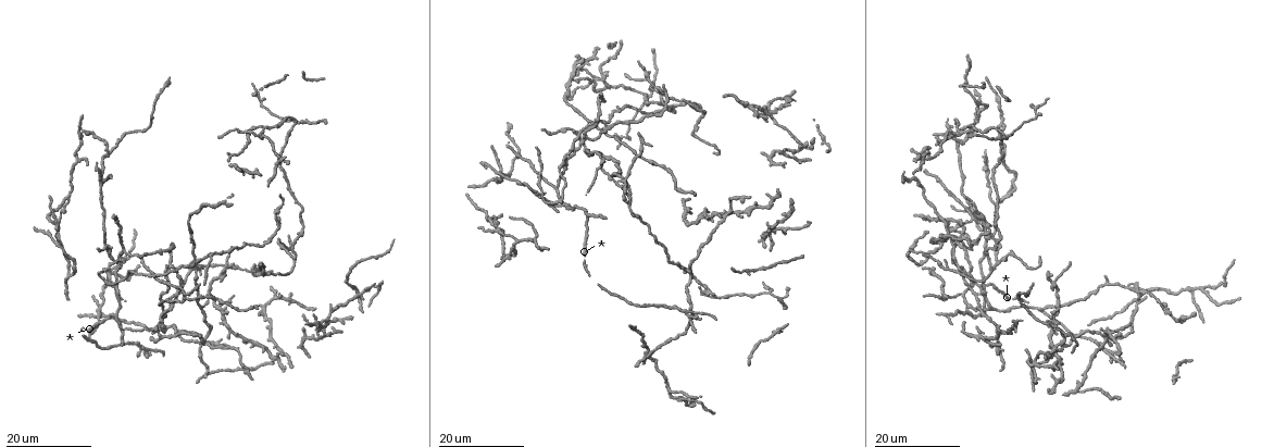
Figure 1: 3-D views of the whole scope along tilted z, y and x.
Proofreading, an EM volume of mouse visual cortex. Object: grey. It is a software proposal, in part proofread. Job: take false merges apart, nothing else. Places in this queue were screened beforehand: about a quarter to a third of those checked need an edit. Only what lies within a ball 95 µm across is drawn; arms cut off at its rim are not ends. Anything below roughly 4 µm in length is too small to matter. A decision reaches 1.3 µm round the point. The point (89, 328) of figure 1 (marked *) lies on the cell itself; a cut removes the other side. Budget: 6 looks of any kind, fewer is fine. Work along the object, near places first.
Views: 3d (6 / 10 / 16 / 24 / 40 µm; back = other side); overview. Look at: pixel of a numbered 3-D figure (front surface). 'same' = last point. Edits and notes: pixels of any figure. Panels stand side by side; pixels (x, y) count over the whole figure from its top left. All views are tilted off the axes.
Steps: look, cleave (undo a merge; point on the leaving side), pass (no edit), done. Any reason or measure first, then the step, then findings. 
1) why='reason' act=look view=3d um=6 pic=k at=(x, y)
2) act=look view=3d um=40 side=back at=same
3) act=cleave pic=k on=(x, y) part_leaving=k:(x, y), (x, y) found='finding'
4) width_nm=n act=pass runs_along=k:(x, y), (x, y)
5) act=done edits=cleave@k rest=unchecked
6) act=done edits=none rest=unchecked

why='four or more arms meet' act=look view=3d um=16 pic=1 at=(538, 194)

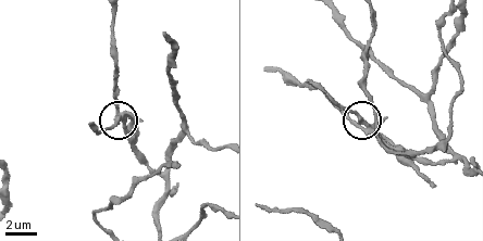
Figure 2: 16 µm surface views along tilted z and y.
act=look view=3d um=10 pic=2 at=(368, 124)

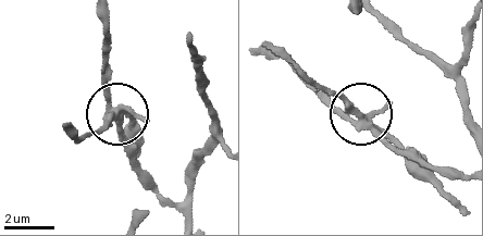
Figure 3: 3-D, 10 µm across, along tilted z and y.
width_nm=280 act=cleave pic=3 on=(396, 138) part_leaving=3:(366, 120), (262, 45) found='two cells meet here'

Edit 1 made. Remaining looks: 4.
why='three arms meet' act=look view=3d um=16 pic=1 at=(293, 260)

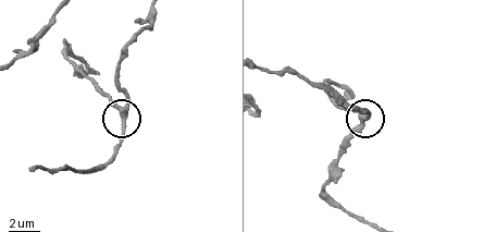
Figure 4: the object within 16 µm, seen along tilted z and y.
act=look view=3d um=6 pic=4 at=(363, 121)

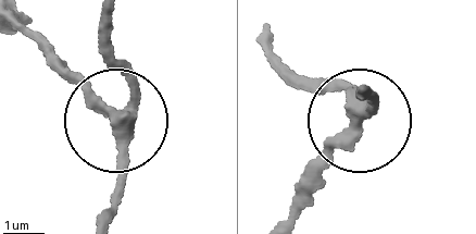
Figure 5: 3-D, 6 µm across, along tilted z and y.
arms=3 act=pass found='continuous, no second cell'

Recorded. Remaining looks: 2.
act=look view=3d um=16 pic=1 at=(222, 277)

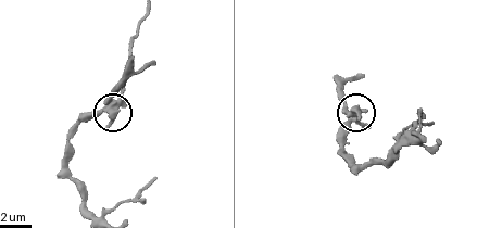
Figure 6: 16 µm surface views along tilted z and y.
act=look view=3d um=6 pic=6 at=(118, 101)

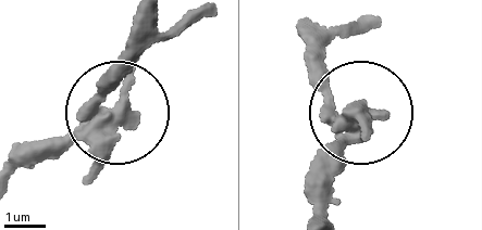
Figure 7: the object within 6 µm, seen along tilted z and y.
arms=4 act=cleave pic=7 on=(84, 177) found='a second cell is stuck on'

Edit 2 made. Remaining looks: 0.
act=done edits=cleave@3,cleave@7 rest=unchecked

